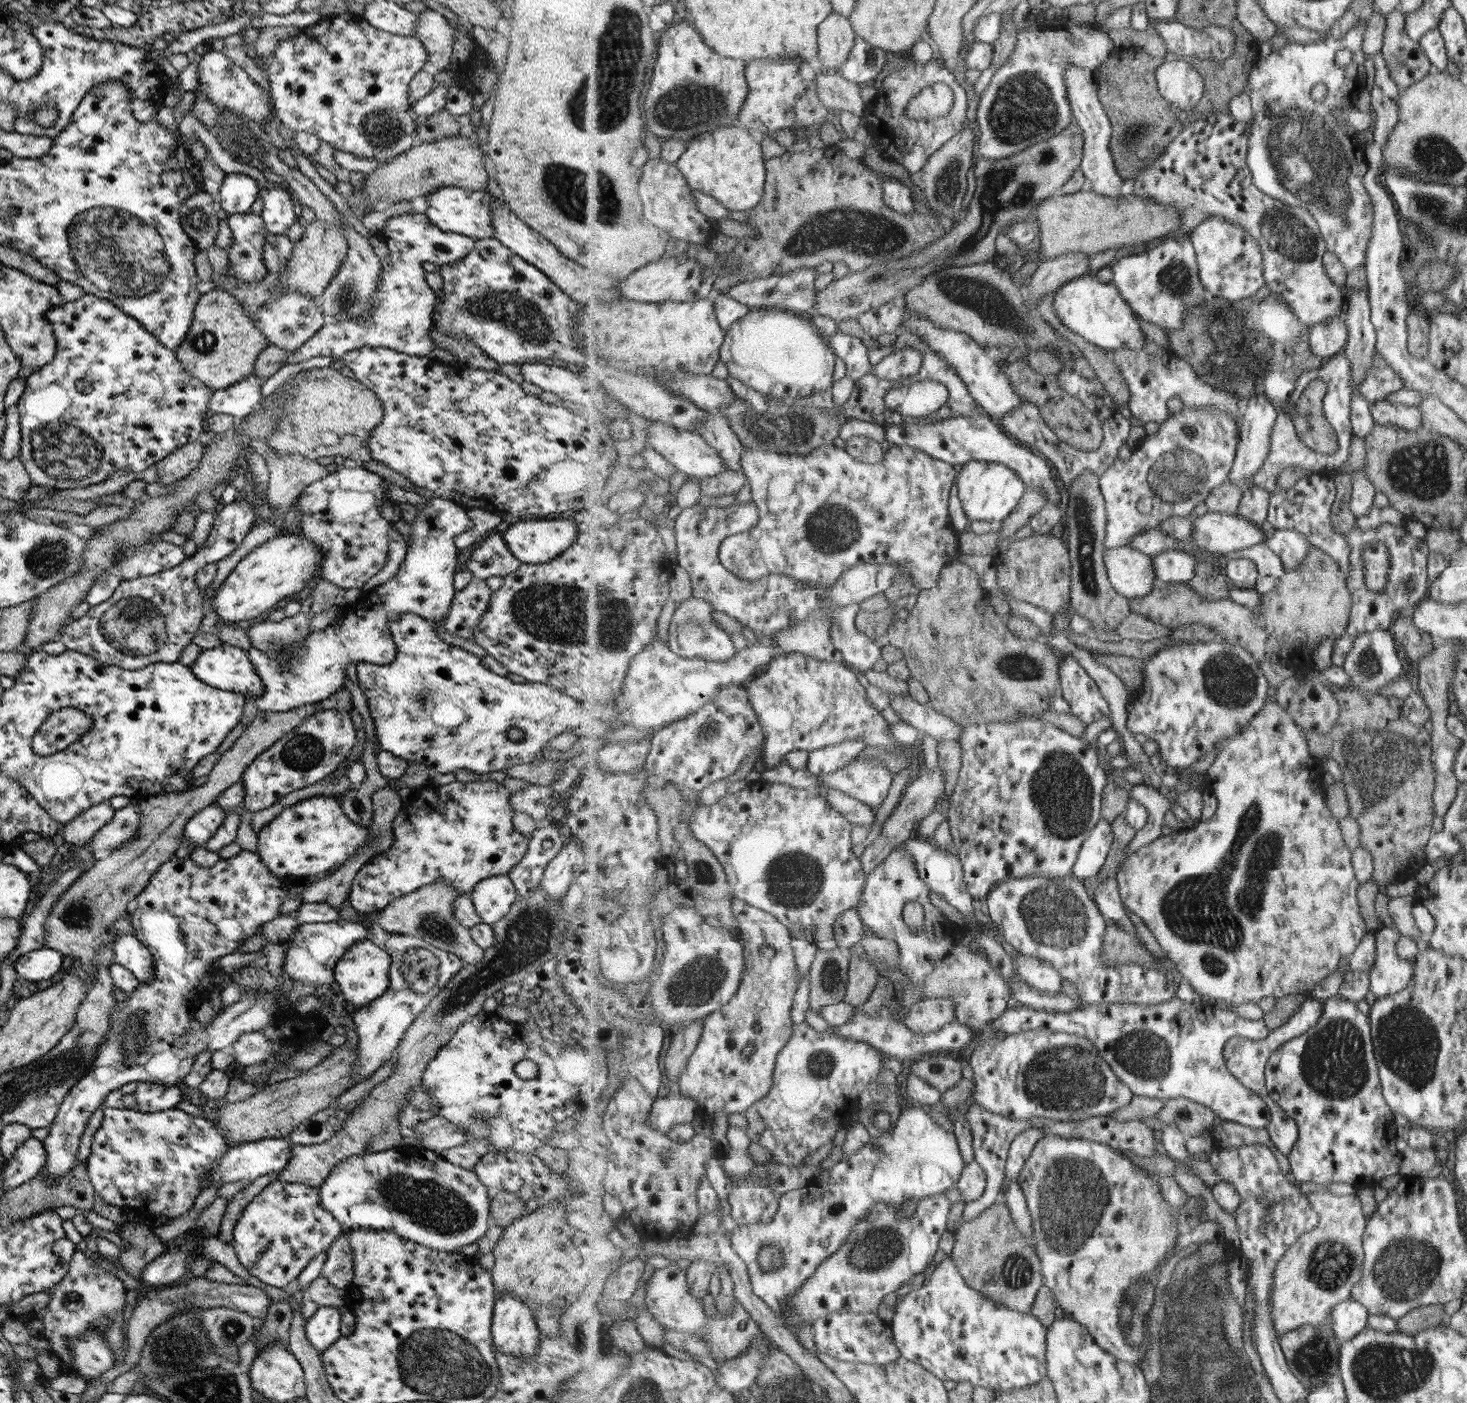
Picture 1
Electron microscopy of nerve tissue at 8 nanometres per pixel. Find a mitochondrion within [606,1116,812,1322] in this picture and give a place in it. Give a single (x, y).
(664, 1174)

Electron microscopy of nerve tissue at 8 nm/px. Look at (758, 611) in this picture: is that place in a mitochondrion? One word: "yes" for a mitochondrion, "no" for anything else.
no

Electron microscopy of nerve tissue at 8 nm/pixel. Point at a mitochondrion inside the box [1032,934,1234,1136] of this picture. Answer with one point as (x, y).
(1141, 1055)

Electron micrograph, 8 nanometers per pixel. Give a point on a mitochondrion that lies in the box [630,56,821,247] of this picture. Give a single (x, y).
(686, 106)

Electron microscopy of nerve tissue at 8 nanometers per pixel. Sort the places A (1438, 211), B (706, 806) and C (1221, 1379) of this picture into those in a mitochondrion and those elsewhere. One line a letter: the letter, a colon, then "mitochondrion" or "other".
A: mitochondrion
B: other
C: mitochondrion

